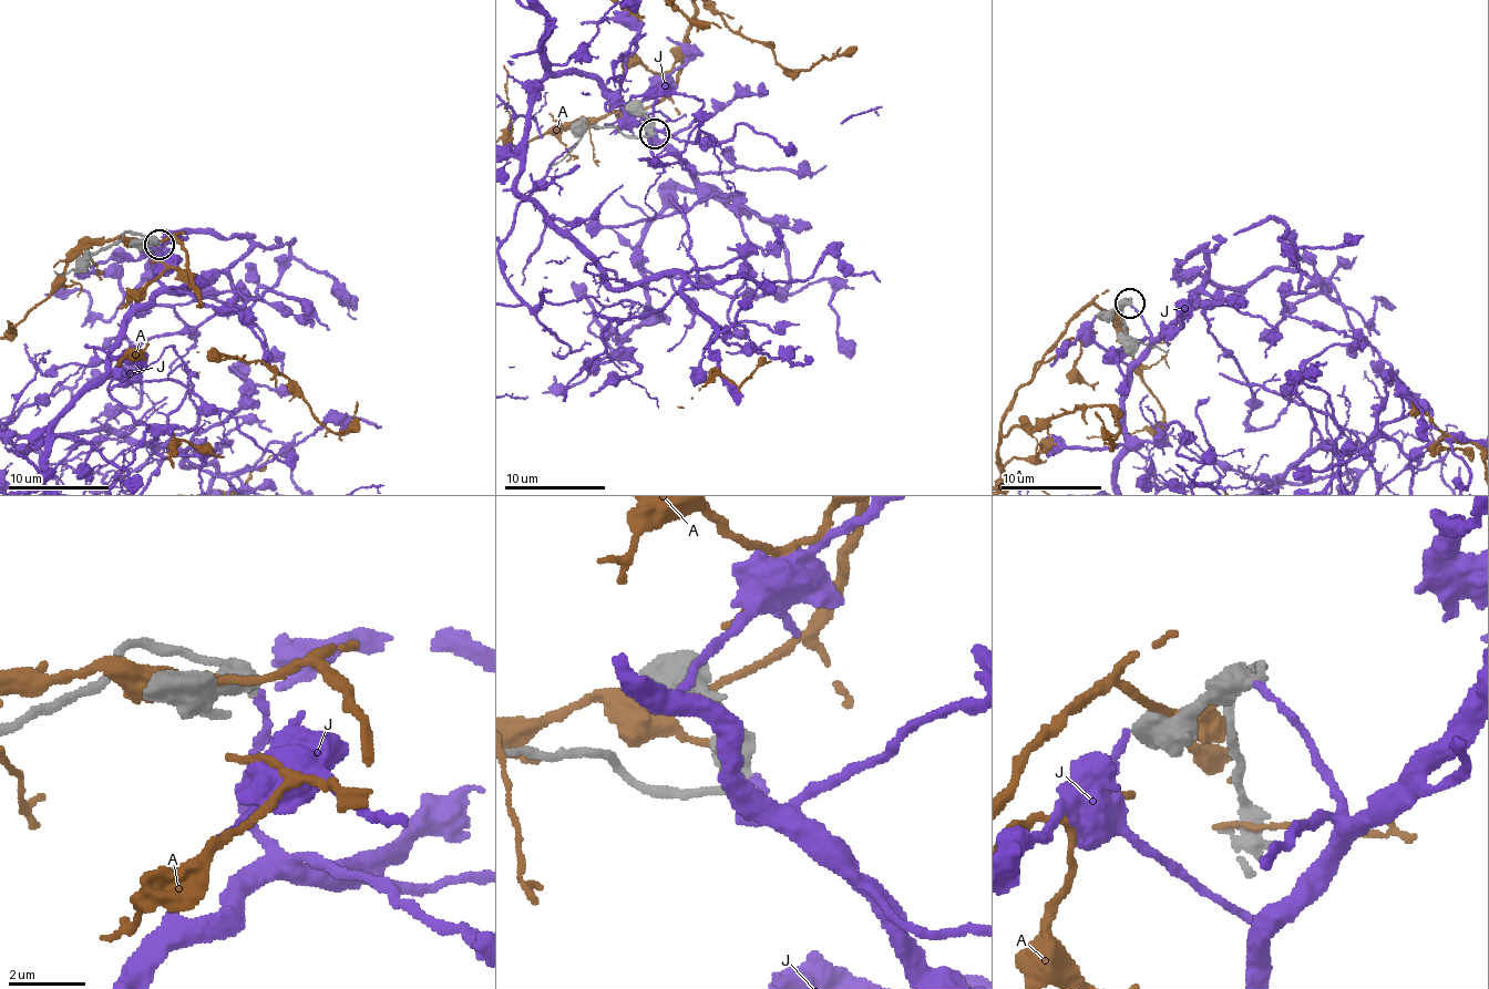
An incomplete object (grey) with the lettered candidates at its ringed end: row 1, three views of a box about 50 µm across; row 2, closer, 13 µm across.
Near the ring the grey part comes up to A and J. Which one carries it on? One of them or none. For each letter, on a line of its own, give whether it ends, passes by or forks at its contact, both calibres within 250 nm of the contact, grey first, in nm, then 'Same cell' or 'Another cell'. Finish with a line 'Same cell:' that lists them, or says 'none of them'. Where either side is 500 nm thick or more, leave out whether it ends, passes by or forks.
A: Thickness 550 nm (grey) against 180 nm. Another cell
J: It ends there. Thickness 400 nm (grey) against 160 nm. Same cell
Same cell: J

